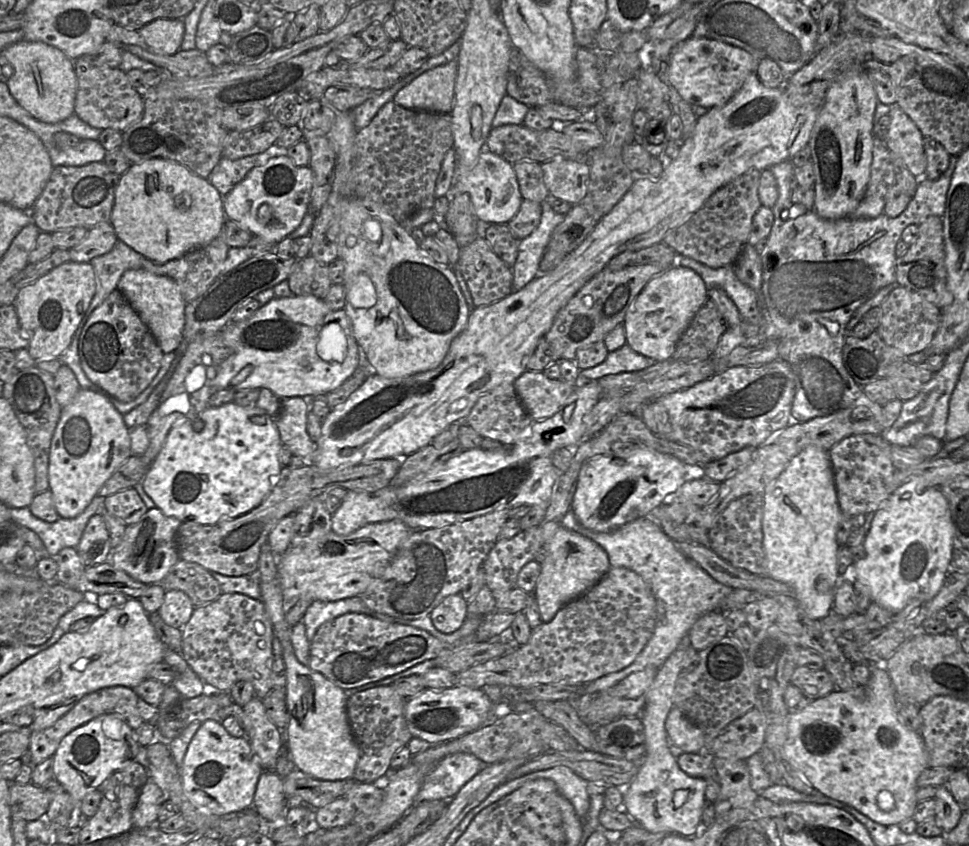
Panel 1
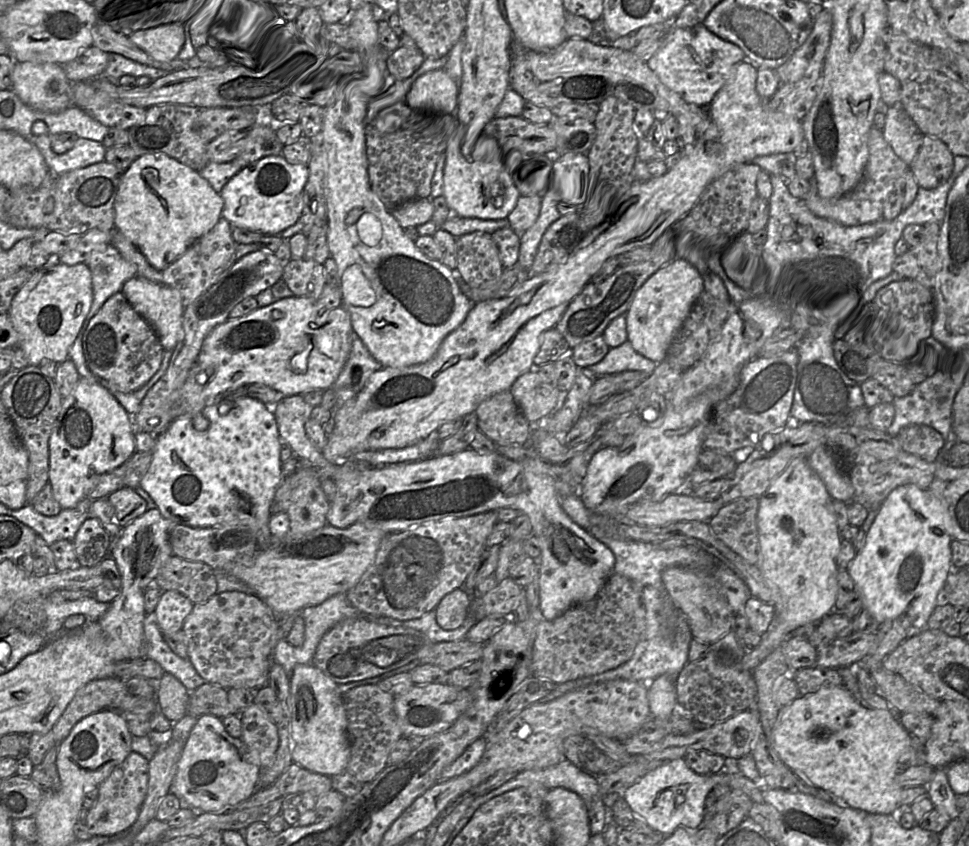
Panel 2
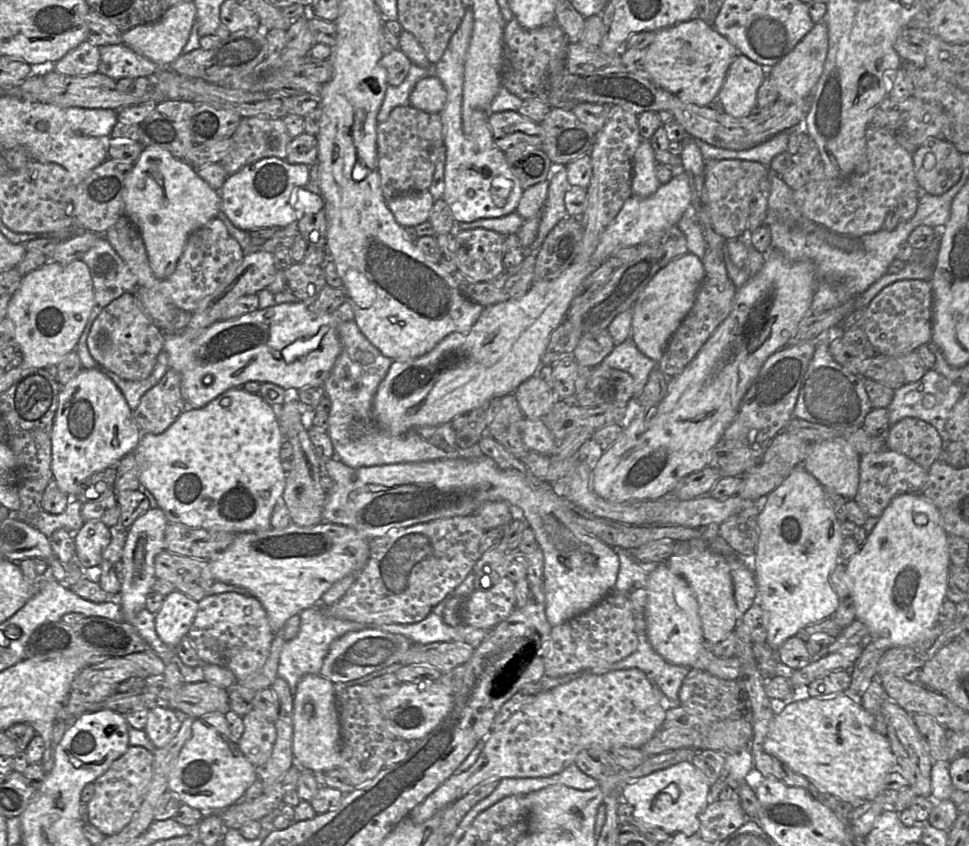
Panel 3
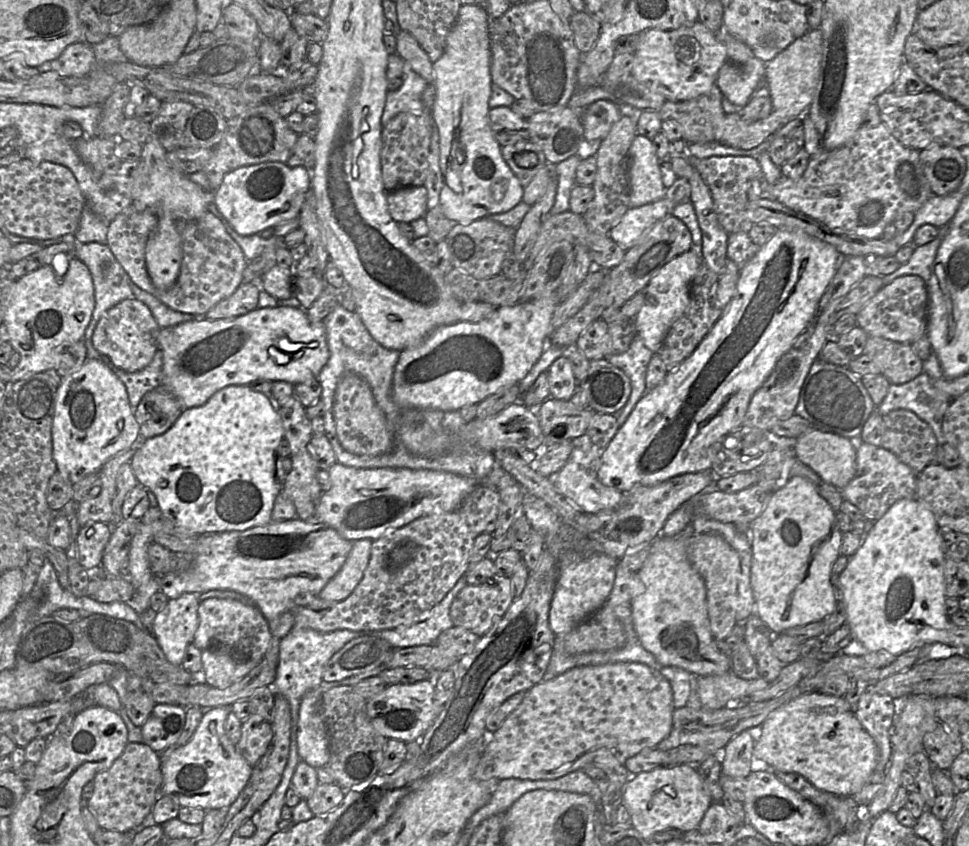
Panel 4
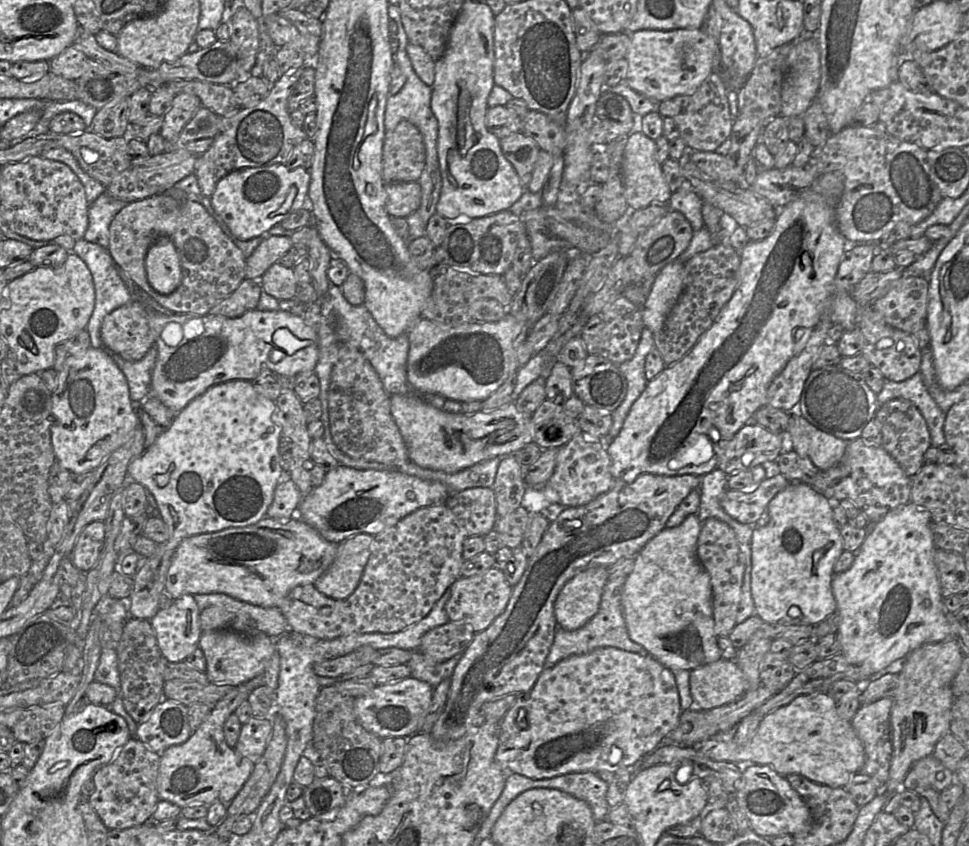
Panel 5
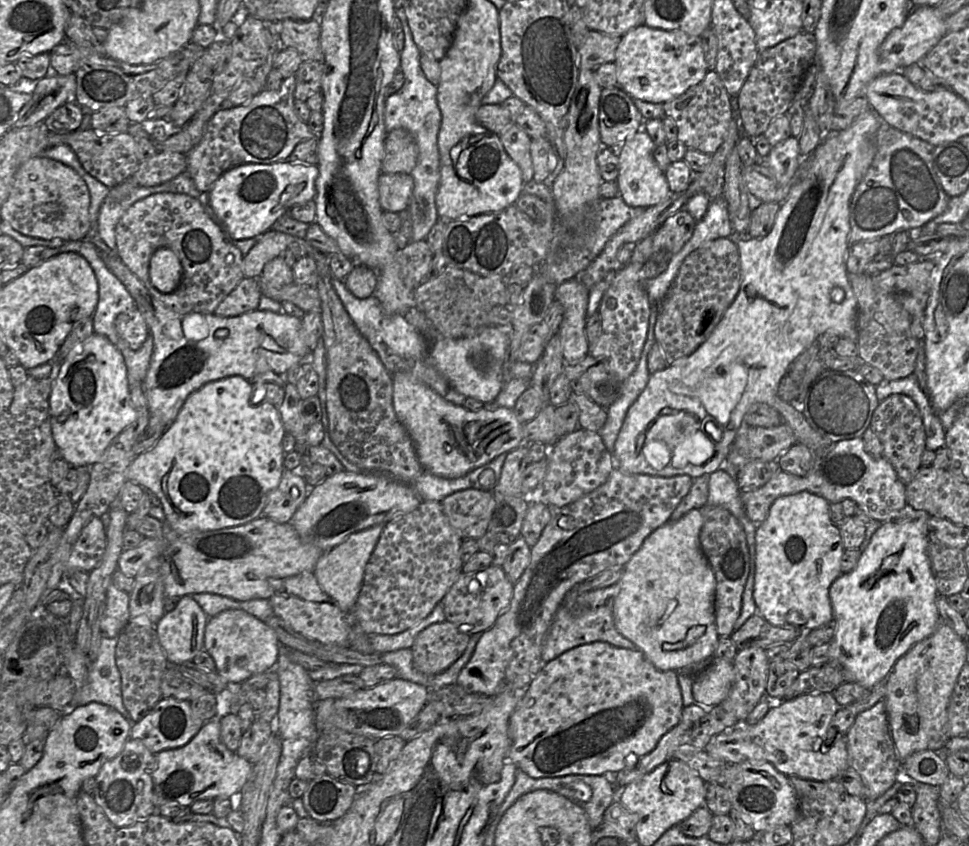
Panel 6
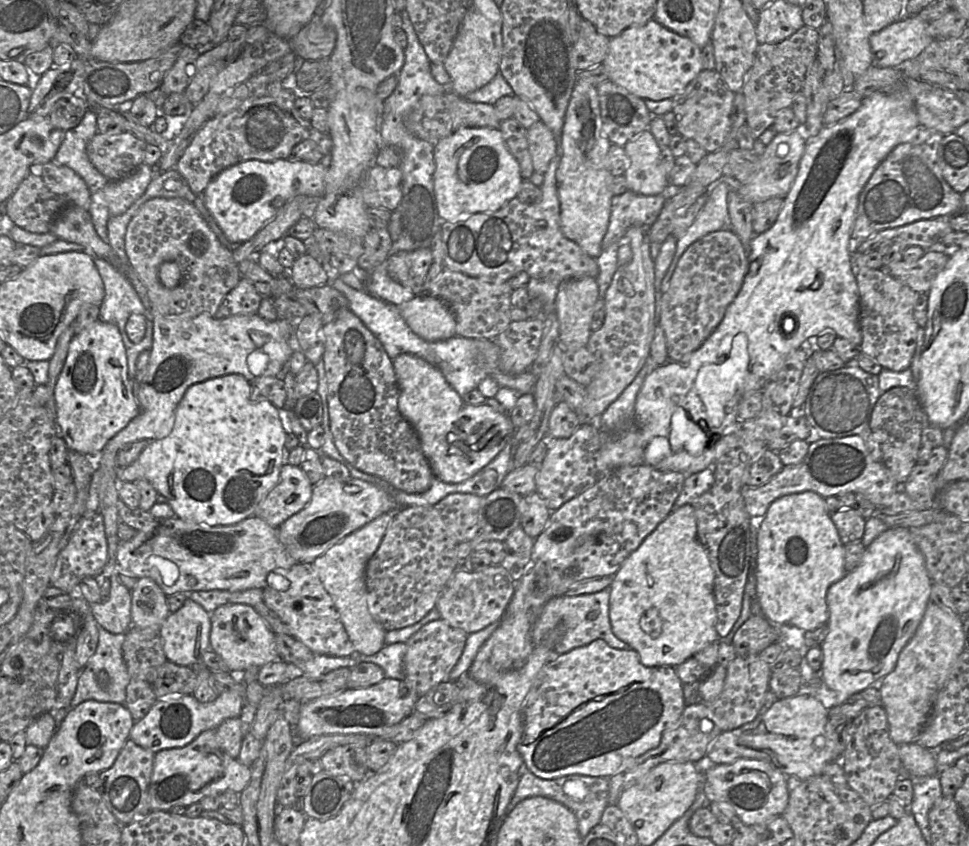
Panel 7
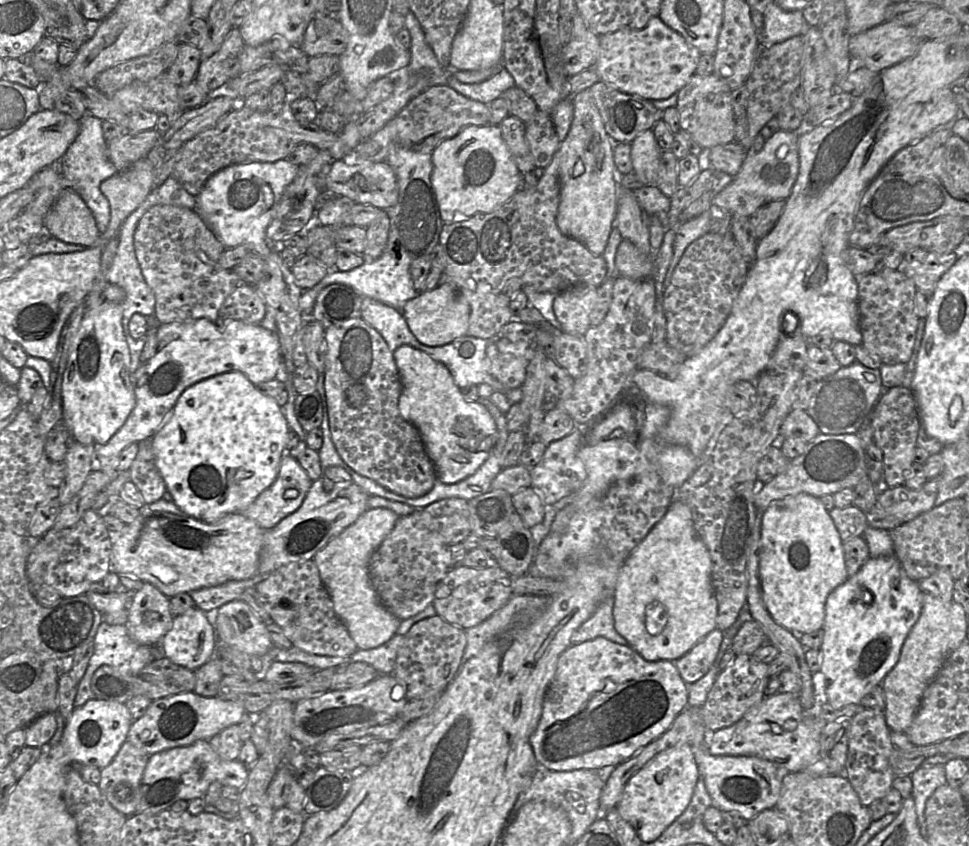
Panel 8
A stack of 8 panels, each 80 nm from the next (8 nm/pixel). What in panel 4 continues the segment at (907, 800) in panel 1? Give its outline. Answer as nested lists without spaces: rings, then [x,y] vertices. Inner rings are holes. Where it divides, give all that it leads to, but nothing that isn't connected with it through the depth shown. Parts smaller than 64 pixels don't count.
[[[811,692],[773,711],[760,726],[761,734],[753,748],[754,759],[765,762],[773,772],[797,773],[816,788],[848,797],[858,793],[877,769],[878,750],[844,697]]]

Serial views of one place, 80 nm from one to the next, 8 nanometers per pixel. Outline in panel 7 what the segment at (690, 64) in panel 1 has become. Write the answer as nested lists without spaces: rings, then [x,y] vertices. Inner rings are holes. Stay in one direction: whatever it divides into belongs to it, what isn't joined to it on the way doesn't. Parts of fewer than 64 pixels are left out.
[[[654,18],[639,26],[631,26],[619,35],[610,38],[608,54],[601,63],[610,81],[623,87],[643,100],[661,101],[672,99],[703,71],[701,48],[690,39],[664,27]]]

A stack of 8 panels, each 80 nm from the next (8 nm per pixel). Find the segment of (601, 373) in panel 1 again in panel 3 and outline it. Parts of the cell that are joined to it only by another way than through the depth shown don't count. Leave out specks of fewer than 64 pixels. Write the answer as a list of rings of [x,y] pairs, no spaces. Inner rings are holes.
[[[629,336],[624,342],[616,345],[600,365],[628,372],[634,380],[633,398],[638,399],[648,381],[650,372],[658,363],[644,355]]]

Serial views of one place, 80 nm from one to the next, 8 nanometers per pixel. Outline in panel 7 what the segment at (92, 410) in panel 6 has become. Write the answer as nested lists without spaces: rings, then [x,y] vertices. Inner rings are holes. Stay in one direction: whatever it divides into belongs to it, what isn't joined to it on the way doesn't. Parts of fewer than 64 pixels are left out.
[[[96,321],[76,334],[68,349],[63,369],[55,386],[55,421],[67,448],[86,456],[97,456],[118,432],[124,429],[140,412],[128,377],[126,349],[118,327],[113,323]]]

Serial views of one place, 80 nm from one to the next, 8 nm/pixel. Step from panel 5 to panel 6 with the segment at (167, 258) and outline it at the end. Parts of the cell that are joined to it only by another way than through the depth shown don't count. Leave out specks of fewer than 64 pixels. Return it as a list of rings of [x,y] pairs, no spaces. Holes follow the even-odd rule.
[[[169,248],[157,249],[150,259],[149,277],[159,292],[169,294],[181,283],[183,267],[177,255]]]

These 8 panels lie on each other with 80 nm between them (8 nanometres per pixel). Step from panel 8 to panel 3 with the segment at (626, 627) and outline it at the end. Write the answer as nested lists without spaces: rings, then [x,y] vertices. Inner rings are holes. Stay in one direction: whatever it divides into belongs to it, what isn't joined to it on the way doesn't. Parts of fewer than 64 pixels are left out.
[[[659,563],[648,575],[645,619],[648,640],[653,649],[666,661],[700,669],[724,680],[739,678],[741,663],[737,657],[717,657],[708,650],[697,599],[686,580],[673,574],[667,563]]]

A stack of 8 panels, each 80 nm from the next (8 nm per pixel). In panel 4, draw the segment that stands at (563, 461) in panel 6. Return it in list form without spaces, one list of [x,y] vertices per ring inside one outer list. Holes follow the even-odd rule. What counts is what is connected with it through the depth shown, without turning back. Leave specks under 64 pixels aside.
[[[580,437],[571,440],[574,448],[566,464],[555,474],[553,482],[558,492],[571,499],[587,513],[598,513],[602,510],[615,509],[622,498],[622,492],[602,484],[598,479],[598,470],[601,466],[601,455],[605,448],[592,445],[589,451],[580,448]]]

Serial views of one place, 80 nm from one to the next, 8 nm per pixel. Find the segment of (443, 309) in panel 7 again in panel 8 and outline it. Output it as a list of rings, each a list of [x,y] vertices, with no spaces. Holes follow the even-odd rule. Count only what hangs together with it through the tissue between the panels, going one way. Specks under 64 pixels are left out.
[[[441,282],[431,291],[420,292],[400,312],[417,340],[427,346],[451,343],[464,336],[469,327],[470,306],[457,287],[450,282]]]

